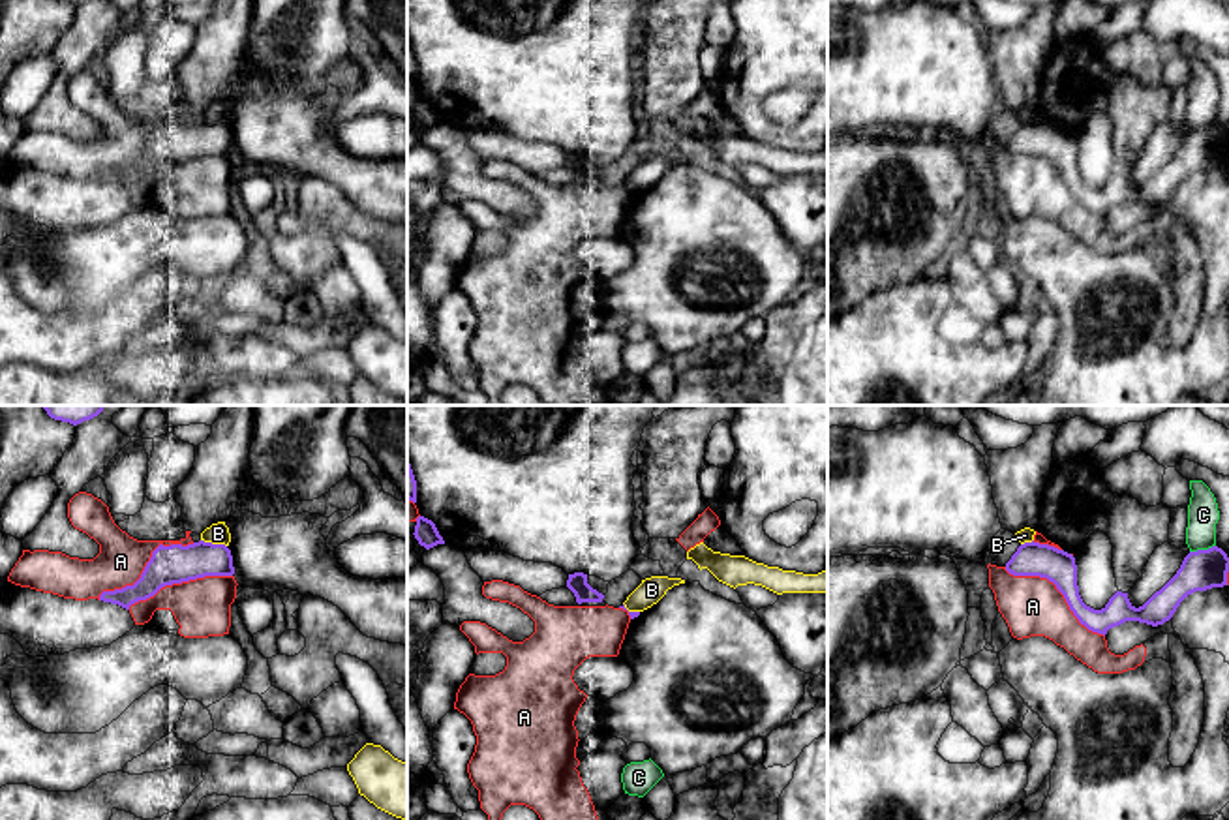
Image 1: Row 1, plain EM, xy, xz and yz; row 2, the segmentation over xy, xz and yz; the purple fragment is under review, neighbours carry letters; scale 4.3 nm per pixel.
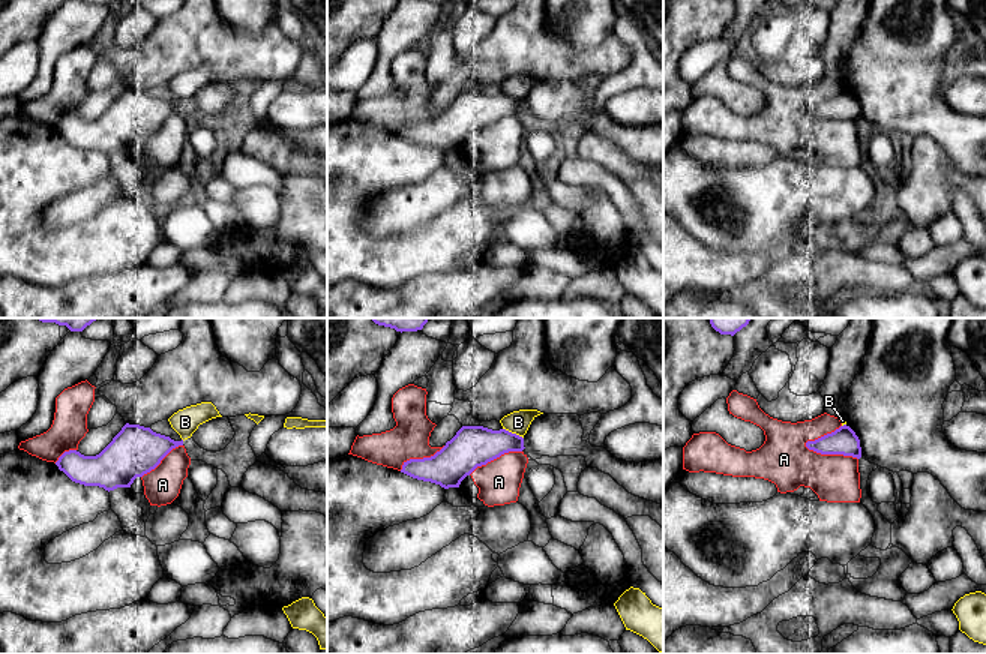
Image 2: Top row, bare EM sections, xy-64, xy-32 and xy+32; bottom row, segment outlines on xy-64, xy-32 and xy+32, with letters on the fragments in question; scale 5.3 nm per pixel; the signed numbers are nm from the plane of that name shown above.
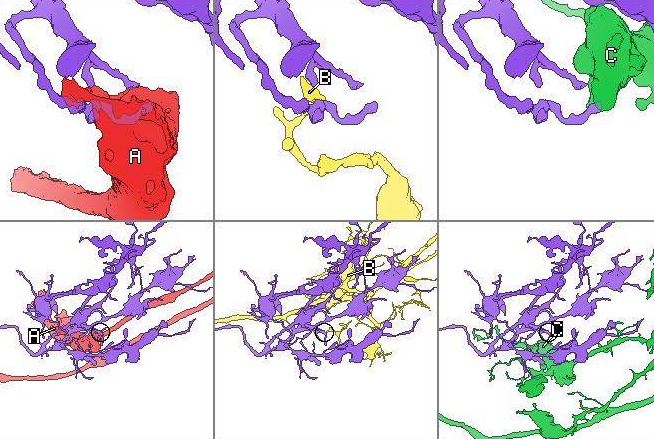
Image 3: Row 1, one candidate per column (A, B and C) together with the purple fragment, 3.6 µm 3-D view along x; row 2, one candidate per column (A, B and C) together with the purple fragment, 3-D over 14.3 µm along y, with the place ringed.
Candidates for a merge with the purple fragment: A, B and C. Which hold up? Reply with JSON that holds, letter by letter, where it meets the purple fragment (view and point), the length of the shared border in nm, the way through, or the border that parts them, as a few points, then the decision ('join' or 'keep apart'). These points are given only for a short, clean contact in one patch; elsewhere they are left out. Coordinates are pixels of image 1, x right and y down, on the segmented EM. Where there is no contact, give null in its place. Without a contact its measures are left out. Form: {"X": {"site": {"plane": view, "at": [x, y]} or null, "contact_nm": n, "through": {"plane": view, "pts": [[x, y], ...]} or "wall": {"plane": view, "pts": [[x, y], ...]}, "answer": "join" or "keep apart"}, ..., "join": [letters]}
{"A": {"site": {"plane": "yz", "at": [1059, 590]}, "contact_nm": 550, "answer": "keep apart"}, "B": {"site": {"plane": "xy", "at": [214, 545]}, "contact_nm": 120, "wall": {"plane": "xy", "pts": [[201, 539], [226, 546]]}, "answer": "keep apart"}, "C": {"site": {"plane": "yz", "at": [1201, 550]}, "contact_nm": 120, "answer": "keep apart"}, "join": []}

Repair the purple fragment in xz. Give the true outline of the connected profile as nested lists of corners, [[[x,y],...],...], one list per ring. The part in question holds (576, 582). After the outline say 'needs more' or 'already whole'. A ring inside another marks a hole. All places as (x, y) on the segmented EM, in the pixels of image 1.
[[[569,574],[567,587],[574,593],[576,602],[602,602],[604,595],[587,584],[587,574]]]; already whole

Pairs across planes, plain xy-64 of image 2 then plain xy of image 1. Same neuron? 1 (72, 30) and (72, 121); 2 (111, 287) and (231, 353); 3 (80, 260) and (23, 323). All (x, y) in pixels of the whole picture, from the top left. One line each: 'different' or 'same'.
1: same
2: different
3: same

